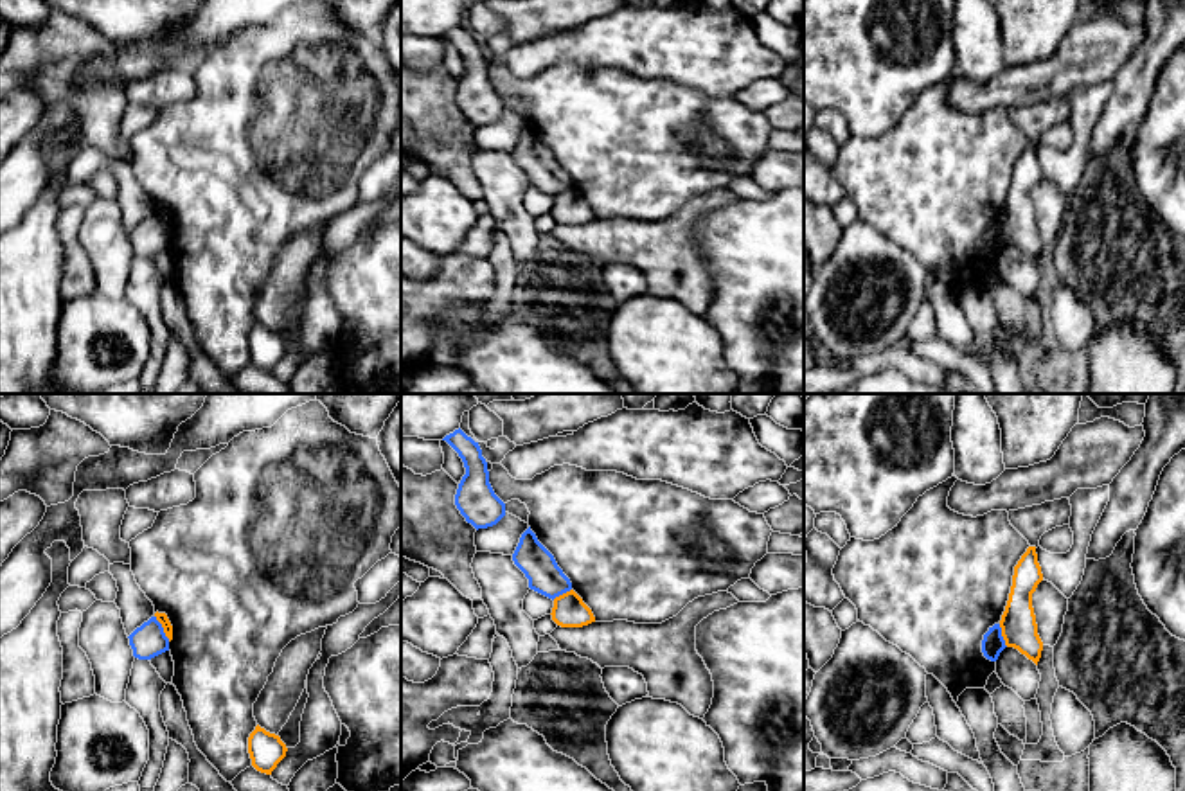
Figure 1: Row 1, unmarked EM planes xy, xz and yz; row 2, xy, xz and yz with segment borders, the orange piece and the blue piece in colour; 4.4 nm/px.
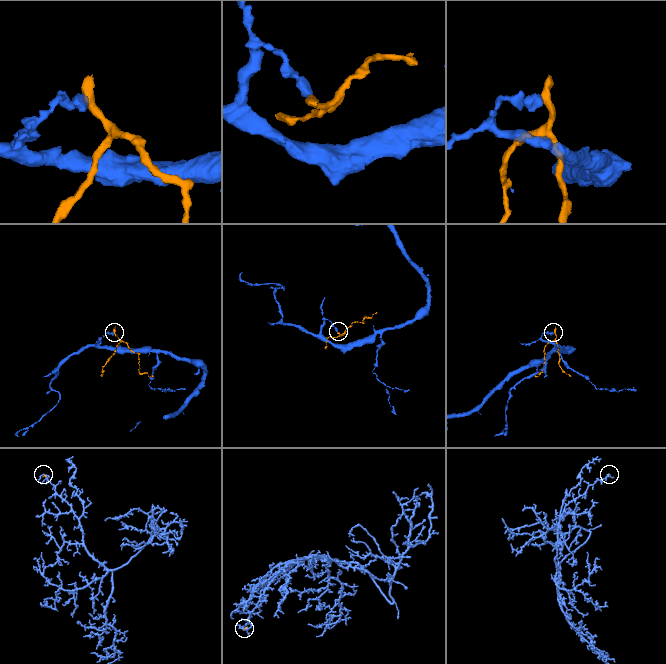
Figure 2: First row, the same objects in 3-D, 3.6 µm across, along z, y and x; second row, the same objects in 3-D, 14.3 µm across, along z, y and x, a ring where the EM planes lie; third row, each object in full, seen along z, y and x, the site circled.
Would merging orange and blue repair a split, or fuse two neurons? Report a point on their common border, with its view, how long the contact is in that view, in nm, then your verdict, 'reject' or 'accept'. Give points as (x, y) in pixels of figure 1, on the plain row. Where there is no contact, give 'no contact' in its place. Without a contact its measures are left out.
contact xy (162, 223); length 140 nm; reject

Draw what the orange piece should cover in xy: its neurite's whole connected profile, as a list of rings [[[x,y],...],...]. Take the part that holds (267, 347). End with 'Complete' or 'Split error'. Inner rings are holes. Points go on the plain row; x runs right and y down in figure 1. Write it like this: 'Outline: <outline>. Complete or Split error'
Outline: [[[259,322],[248,334],[248,351],[252,363],[266,372],[277,365],[277,361],[286,354],[286,342],[279,333],[266,329]]]. Complete

